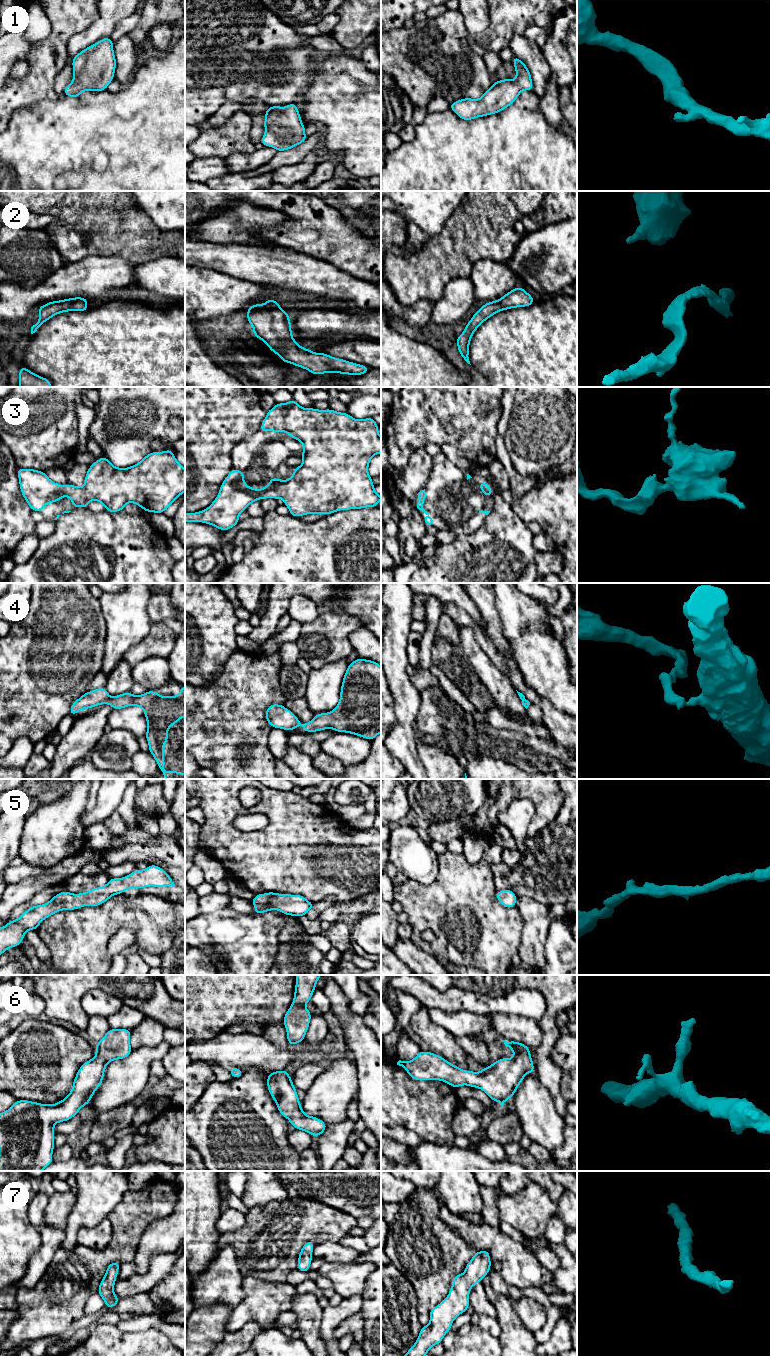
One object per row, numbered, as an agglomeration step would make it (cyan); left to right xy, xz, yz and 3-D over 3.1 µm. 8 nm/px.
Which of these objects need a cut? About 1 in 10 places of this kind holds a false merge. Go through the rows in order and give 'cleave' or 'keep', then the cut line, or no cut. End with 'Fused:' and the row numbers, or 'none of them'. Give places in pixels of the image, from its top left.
1: keep; cut none
2: keep; cut none
3: keep; cut none
4: cleave; cut xy (110, 697), (105, 702)
5: keep; cut none
6: keep; cut none
7: keep; cut none
Fused: 4

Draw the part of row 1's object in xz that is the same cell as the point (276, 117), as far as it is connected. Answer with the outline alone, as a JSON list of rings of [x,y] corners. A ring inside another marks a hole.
[[[296,103],[286,107],[269,106],[264,115],[265,134],[260,141],[264,146],[273,147],[278,152],[285,151],[308,138]]]

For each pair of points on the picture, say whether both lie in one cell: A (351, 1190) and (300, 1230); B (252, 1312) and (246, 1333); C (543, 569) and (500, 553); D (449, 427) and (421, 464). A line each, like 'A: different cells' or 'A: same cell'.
A: different cells
B: different cells
C: different cells
D: different cells

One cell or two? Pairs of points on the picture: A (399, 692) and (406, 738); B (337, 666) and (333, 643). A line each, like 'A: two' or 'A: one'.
A: one
B: two

